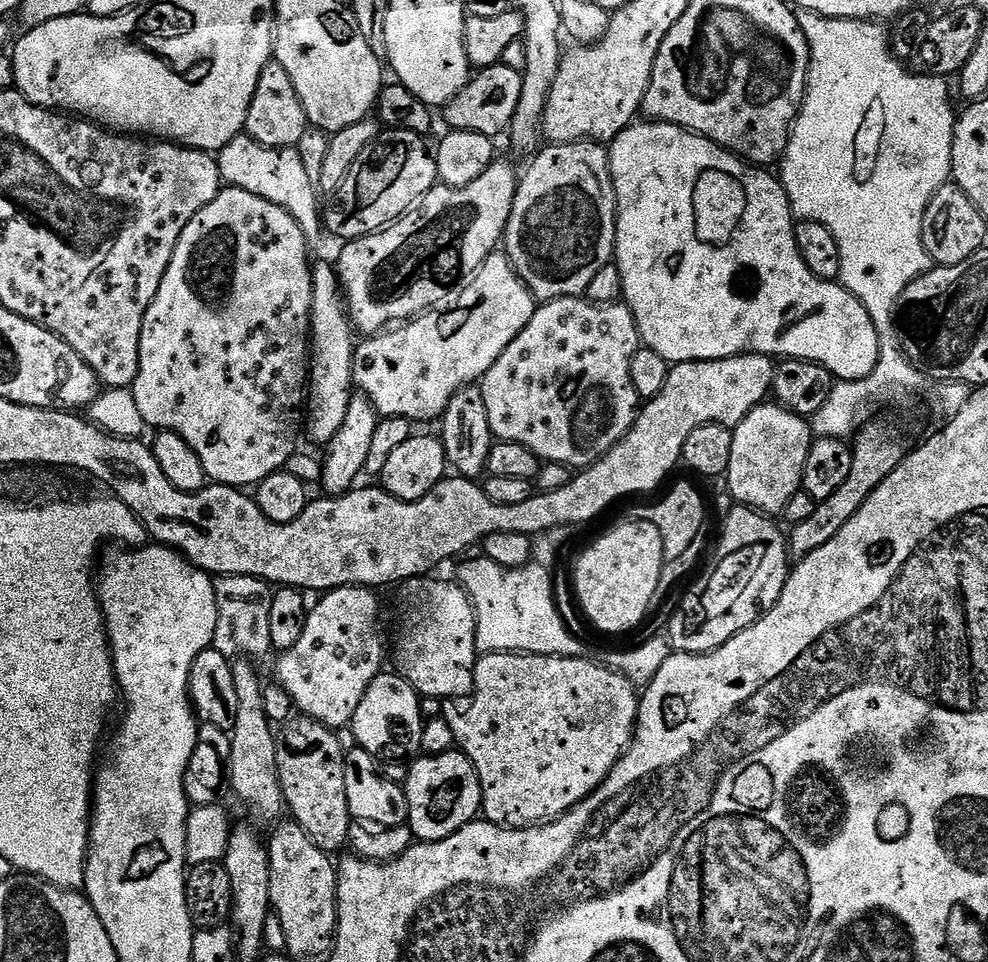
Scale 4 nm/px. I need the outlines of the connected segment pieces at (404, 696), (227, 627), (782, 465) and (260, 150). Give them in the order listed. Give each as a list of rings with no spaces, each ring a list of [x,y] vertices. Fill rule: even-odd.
[[[392,670],[381,671],[374,682],[370,682],[362,702],[358,702],[358,710],[354,710],[350,727],[357,745],[365,748],[378,762],[417,759],[424,744],[424,712],[420,703],[420,693],[403,676]]]
[[[217,576],[212,585],[218,602],[218,626],[214,630],[212,647],[218,650],[218,654],[235,661],[271,653],[270,606],[274,592],[268,581],[256,576]]]
[[[765,402],[750,410],[750,414],[735,425],[730,446],[726,481],[736,499],[735,503],[755,508],[761,514],[783,513],[786,502],[790,502],[795,492],[801,491],[802,470],[806,466],[806,454],[810,454],[813,439],[811,423],[789,408]]]
[[[241,134],[233,138],[232,141],[221,148],[218,153],[218,163],[220,165],[220,178],[225,185],[250,190],[250,194],[258,194],[258,198],[266,198],[266,202],[274,202],[274,206],[282,206],[302,226],[302,234],[310,242],[316,242],[320,232],[322,236],[322,200],[318,195],[317,185],[310,182],[306,175],[306,166],[302,163],[302,154],[299,147],[295,148],[275,148],[274,146],[262,146],[262,142],[254,142],[246,134]]]

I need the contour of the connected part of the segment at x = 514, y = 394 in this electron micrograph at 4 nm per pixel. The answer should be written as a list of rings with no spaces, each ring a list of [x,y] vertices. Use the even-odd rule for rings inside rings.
[[[563,296],[557,300],[549,300],[541,303],[536,313],[526,322],[522,334],[502,350],[498,362],[490,366],[490,370],[479,381],[478,387],[482,394],[482,402],[486,406],[486,418],[490,418],[490,430],[497,441],[505,440],[526,446],[541,461],[549,464],[564,464],[573,470],[589,468],[594,462],[598,462],[613,446],[623,438],[632,428],[636,421],[636,413],[641,407],[640,395],[634,390],[634,382],[630,378],[630,364],[634,362],[634,354],[642,347],[640,342],[640,331],[634,322],[634,314],[628,305],[623,302],[615,304],[594,304],[584,296]]]

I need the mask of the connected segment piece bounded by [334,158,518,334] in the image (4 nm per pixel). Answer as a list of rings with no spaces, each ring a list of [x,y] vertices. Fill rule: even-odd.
[[[493,159],[482,178],[470,182],[470,186],[448,188],[445,184],[437,183],[399,220],[387,228],[381,228],[379,232],[349,240],[341,247],[344,249],[340,252],[340,261],[335,261],[334,267],[338,273],[348,319],[357,333],[379,334],[397,322],[407,322],[423,316],[429,310],[447,305],[459,296],[461,288],[480,271],[480,263],[497,251],[504,239],[518,183],[518,172],[500,159]]]

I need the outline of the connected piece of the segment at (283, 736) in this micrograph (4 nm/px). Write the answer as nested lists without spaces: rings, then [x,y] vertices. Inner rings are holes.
[[[292,718],[276,732],[276,765],[280,775],[280,788],[284,792],[284,802],[291,819],[306,830],[310,842],[324,852],[336,854],[348,843],[353,816],[346,800],[346,783],[344,773],[345,749],[341,748],[335,731],[307,718]]]

